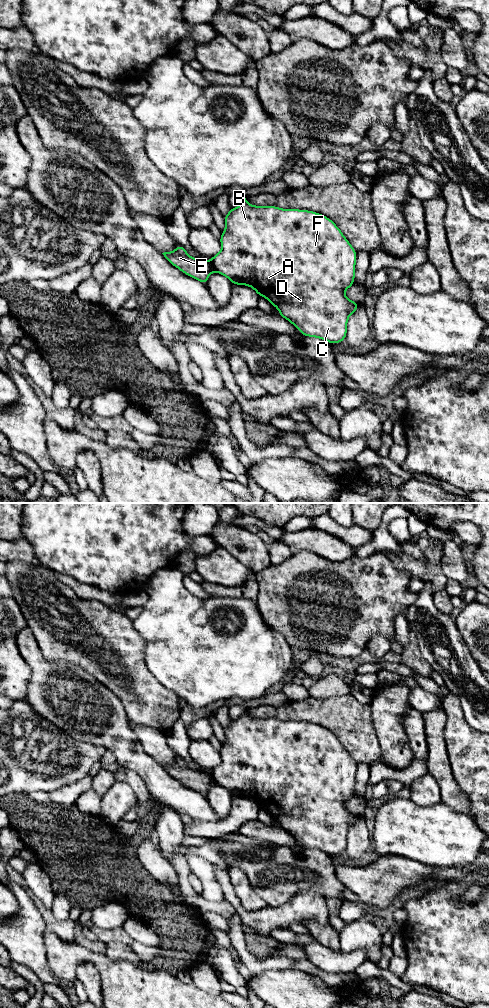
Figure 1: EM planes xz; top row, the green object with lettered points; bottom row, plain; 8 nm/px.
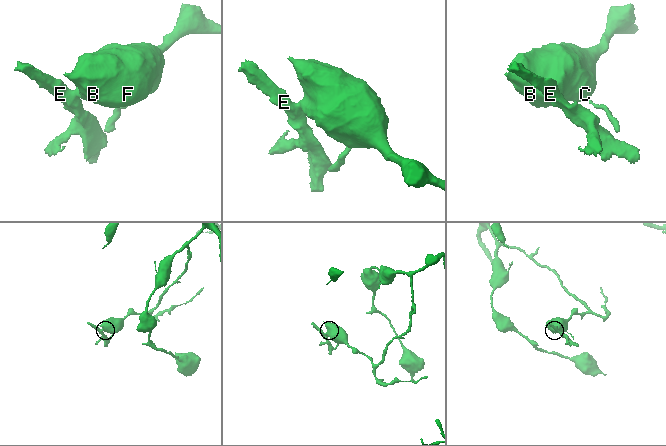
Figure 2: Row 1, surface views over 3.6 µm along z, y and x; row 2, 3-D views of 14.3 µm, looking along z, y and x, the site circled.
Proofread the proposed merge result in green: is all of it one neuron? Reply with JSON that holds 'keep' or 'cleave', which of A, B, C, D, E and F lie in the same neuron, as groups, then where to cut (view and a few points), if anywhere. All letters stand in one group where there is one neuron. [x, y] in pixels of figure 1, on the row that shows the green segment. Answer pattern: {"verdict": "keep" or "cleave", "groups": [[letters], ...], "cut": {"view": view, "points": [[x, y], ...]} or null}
{"verdict": "cleave", "groups": [["A", "B", "C", "D", "F"], ["E"]], "cut": {"view": "xz", "points": [[210, 261], [215, 271]]}}

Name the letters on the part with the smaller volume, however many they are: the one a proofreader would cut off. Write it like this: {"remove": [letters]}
{"remove": ["E"]}

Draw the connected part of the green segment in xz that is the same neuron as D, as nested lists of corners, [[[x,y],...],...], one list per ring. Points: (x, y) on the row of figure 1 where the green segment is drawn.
[[[246,198],[238,207],[230,208],[224,219],[225,230],[222,231],[222,236],[219,238],[222,249],[218,254],[210,258],[214,271],[227,277],[232,284],[253,288],[258,296],[266,298],[279,310],[279,315],[298,328],[302,335],[319,338],[332,345],[344,341],[347,335],[348,319],[353,312],[359,309],[357,302],[351,301],[345,296],[345,290],[354,285],[357,252],[337,225],[330,218],[314,211],[282,209],[272,205],[255,206],[251,205]]]

